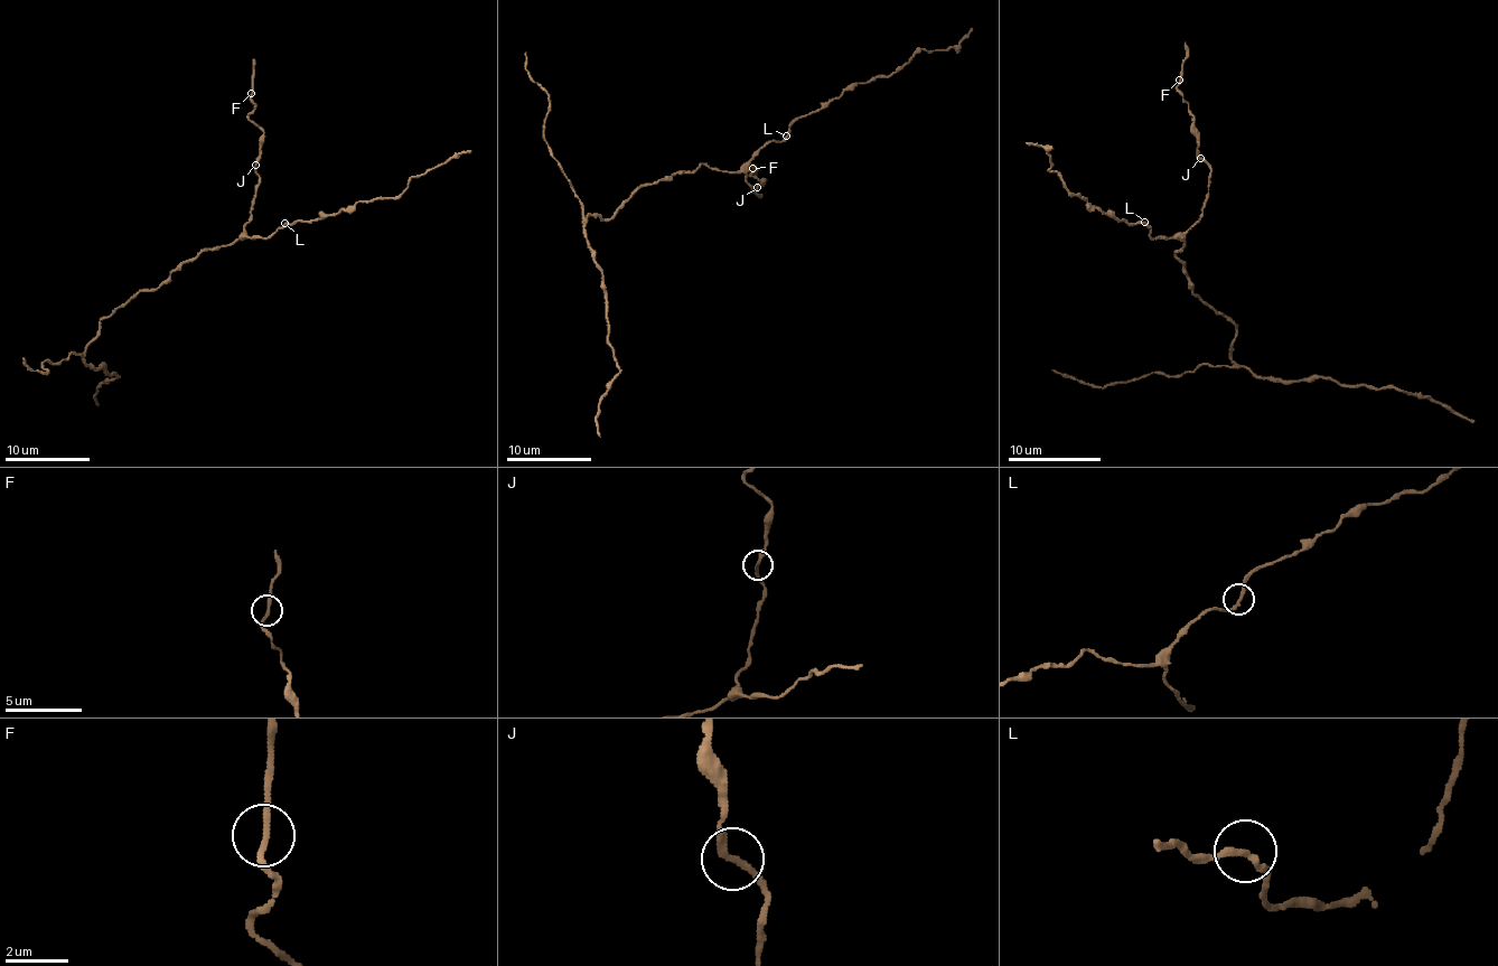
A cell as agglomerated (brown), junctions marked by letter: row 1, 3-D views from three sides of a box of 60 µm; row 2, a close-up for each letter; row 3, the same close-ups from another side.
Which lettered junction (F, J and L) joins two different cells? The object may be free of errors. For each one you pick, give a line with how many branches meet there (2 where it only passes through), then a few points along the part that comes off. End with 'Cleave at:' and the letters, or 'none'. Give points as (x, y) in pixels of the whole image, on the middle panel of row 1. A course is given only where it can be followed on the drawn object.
Cleave at: none

